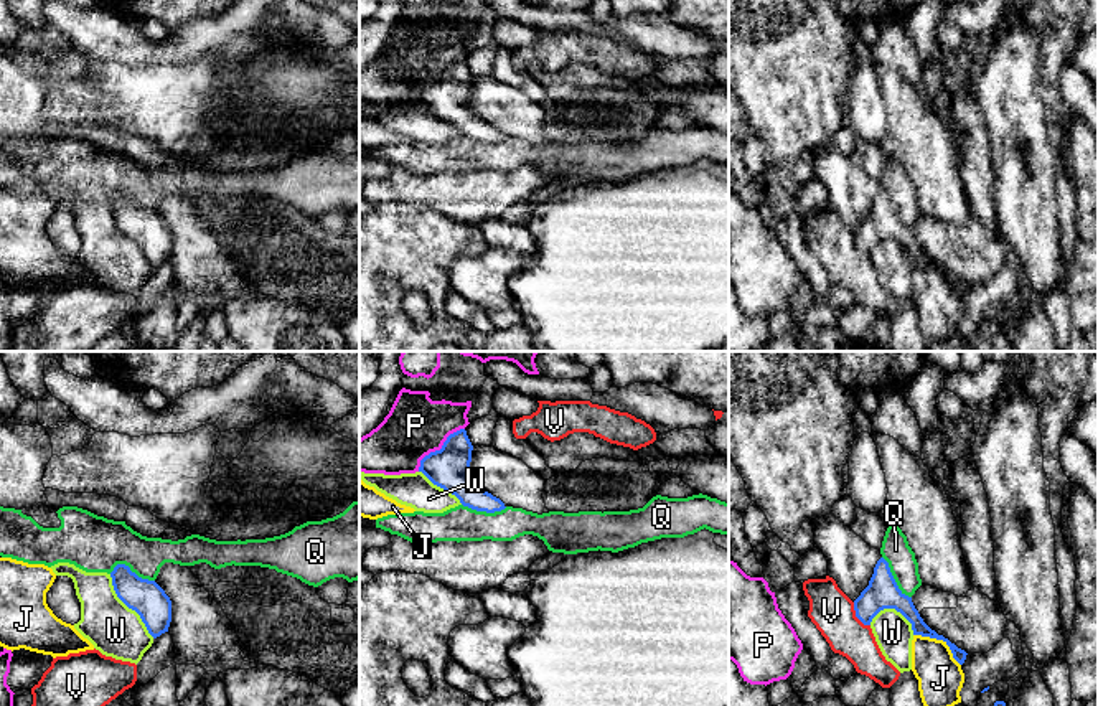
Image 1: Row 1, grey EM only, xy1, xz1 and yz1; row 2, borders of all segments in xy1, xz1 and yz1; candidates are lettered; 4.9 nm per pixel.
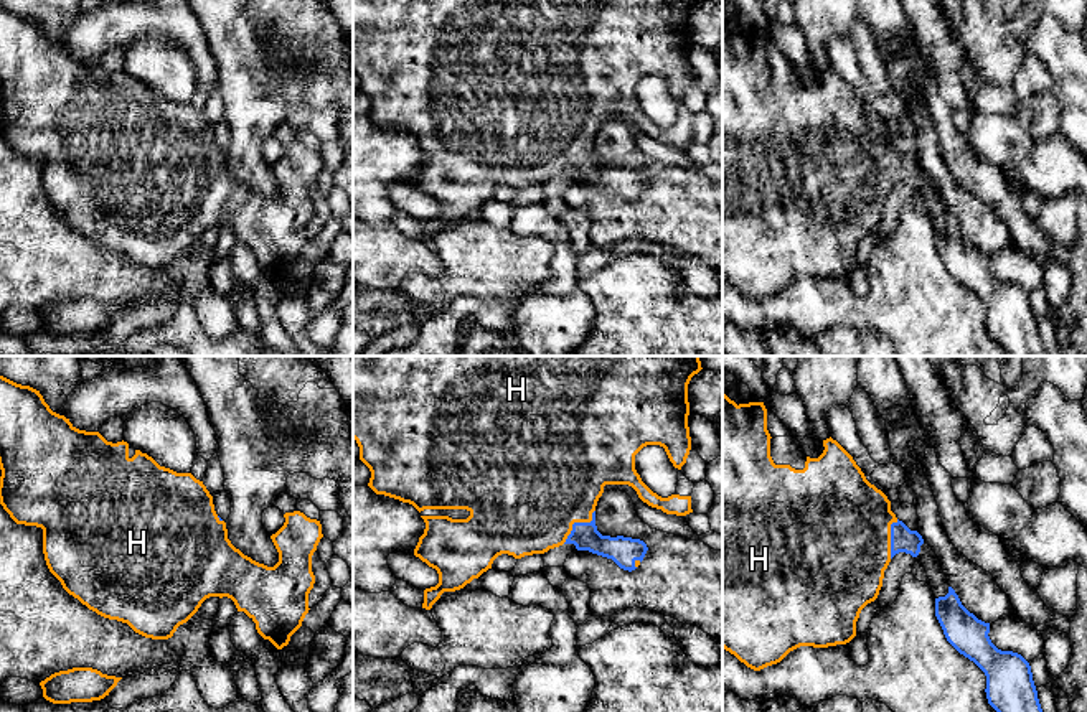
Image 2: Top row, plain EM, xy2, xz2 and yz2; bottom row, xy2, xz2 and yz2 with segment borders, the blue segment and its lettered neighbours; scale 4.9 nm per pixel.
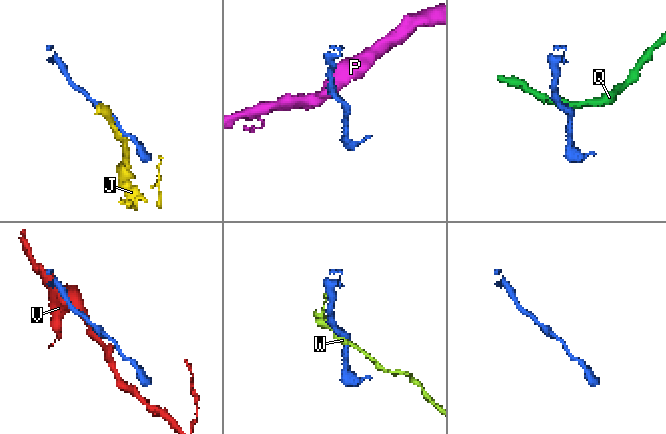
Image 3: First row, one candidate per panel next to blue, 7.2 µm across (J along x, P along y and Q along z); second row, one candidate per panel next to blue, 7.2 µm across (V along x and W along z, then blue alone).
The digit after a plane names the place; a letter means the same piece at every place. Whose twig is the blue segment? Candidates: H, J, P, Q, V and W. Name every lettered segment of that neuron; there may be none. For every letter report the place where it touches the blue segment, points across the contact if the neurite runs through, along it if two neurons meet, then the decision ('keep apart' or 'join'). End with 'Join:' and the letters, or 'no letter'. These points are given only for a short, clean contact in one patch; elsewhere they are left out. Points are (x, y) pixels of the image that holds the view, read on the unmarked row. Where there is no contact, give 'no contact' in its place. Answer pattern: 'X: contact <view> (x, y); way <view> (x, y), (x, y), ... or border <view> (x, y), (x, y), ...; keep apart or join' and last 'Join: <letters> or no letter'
H: contact xz2 (578, 154); join
J: contact yz1 (940, 269); keep apart
P: contact xz1 (441, 80); border xz1 (464, 58), (452, 63), (439, 80), (431, 81), (417, 101); keep apart
Q: contact xy1 (131, 202); keep apart
V: contact yz1 (856, 246); border yz1 (853, 233), (854, 244), (869, 256); keep apart
W: contact xy1 (129, 238); keep apart
Join: H

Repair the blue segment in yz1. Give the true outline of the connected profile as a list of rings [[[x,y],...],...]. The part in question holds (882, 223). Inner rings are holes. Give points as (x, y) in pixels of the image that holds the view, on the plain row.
[[[880,188],[874,198],[874,205],[869,211],[869,216],[854,231],[854,241],[856,247],[864,256],[870,256],[872,249],[884,239],[895,239],[897,242],[900,242],[912,254],[913,266],[943,271],[950,277],[953,289],[960,295],[964,294],[968,284],[958,279],[943,266],[938,266],[923,252],[912,233],[912,228],[905,226],[899,219],[890,203],[889,193]]]

